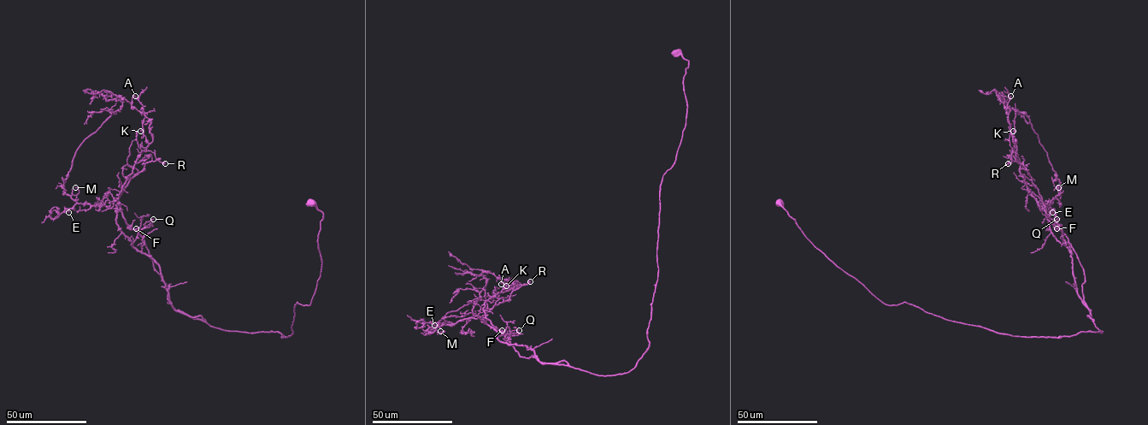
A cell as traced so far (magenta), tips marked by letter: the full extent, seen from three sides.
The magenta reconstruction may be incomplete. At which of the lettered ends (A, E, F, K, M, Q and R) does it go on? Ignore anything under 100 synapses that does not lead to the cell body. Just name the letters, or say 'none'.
none

